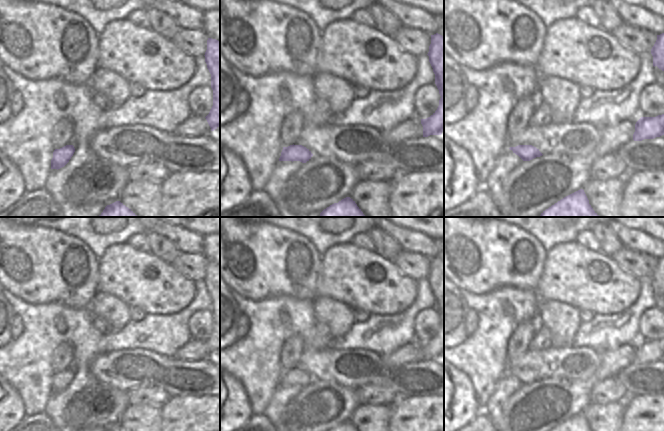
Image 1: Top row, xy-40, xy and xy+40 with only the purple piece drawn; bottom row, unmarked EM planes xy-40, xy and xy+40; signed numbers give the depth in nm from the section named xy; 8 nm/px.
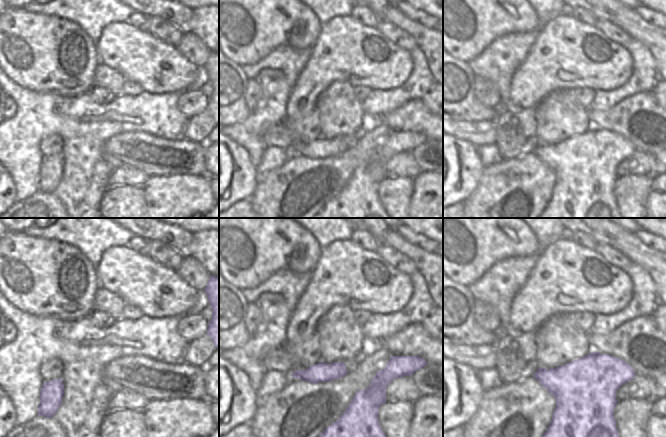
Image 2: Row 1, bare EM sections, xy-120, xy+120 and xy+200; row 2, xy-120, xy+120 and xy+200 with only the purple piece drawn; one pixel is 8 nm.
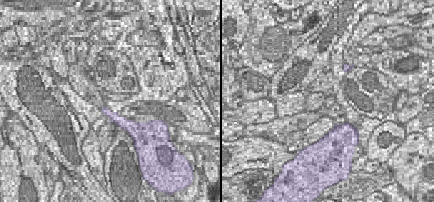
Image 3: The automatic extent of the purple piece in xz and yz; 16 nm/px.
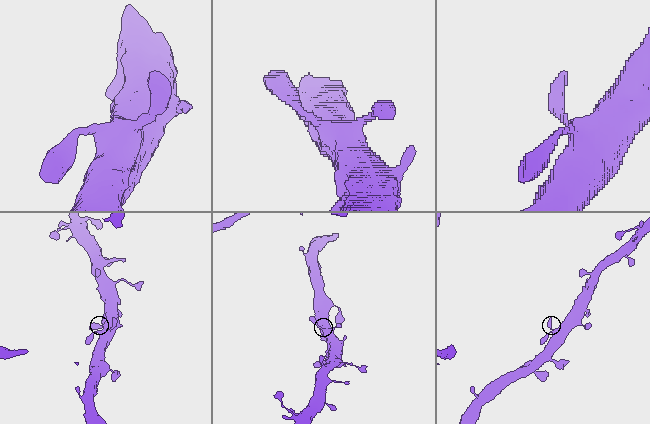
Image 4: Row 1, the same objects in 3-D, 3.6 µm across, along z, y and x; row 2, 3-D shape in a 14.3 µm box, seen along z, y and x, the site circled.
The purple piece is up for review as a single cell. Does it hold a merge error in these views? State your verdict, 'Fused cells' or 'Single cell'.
Single cell

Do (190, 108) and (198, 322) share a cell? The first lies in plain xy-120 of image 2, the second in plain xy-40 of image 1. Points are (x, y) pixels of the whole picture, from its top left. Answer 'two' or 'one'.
one

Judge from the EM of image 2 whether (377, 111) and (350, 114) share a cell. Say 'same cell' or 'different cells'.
different cells

